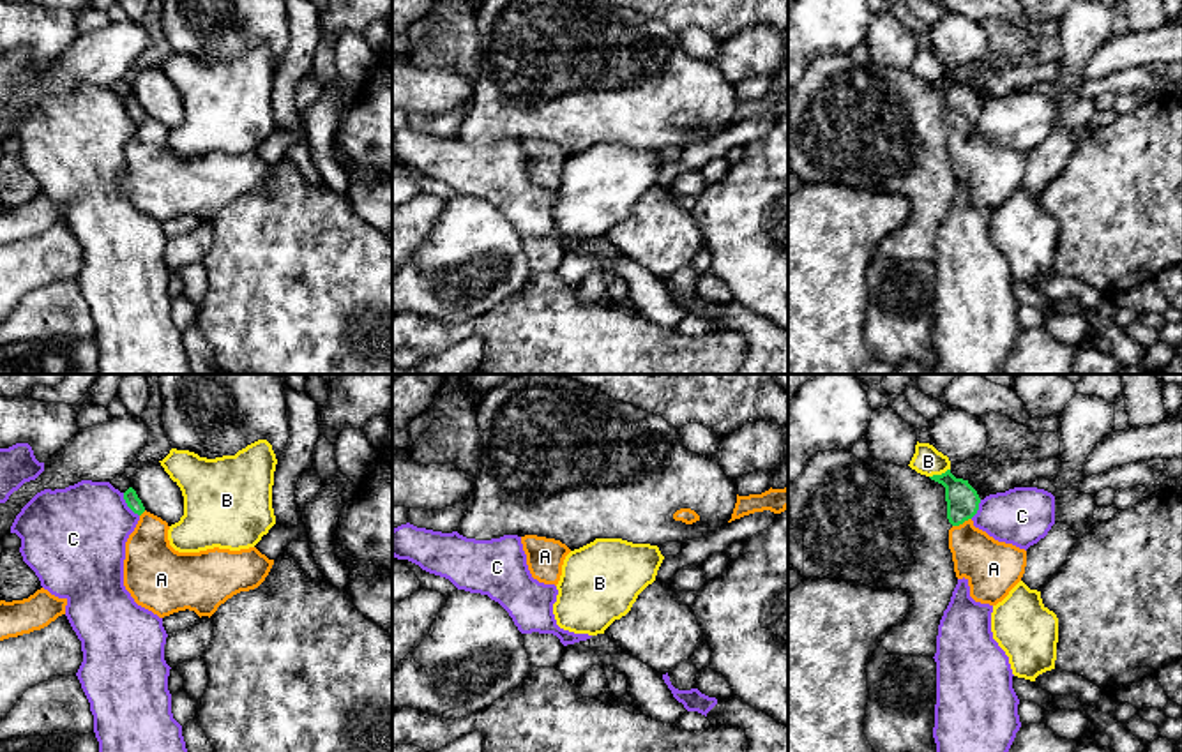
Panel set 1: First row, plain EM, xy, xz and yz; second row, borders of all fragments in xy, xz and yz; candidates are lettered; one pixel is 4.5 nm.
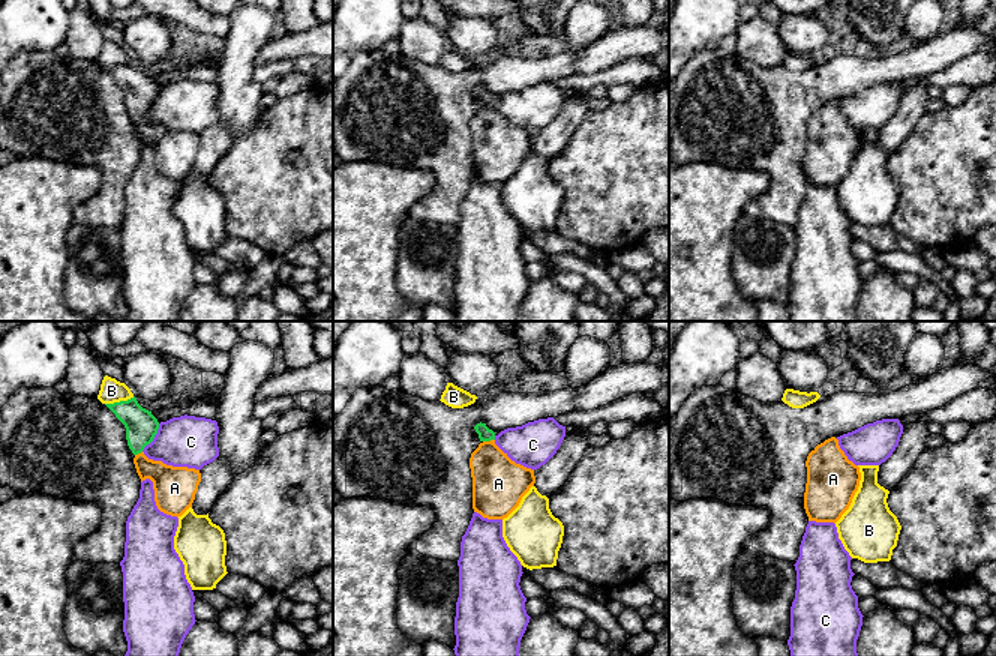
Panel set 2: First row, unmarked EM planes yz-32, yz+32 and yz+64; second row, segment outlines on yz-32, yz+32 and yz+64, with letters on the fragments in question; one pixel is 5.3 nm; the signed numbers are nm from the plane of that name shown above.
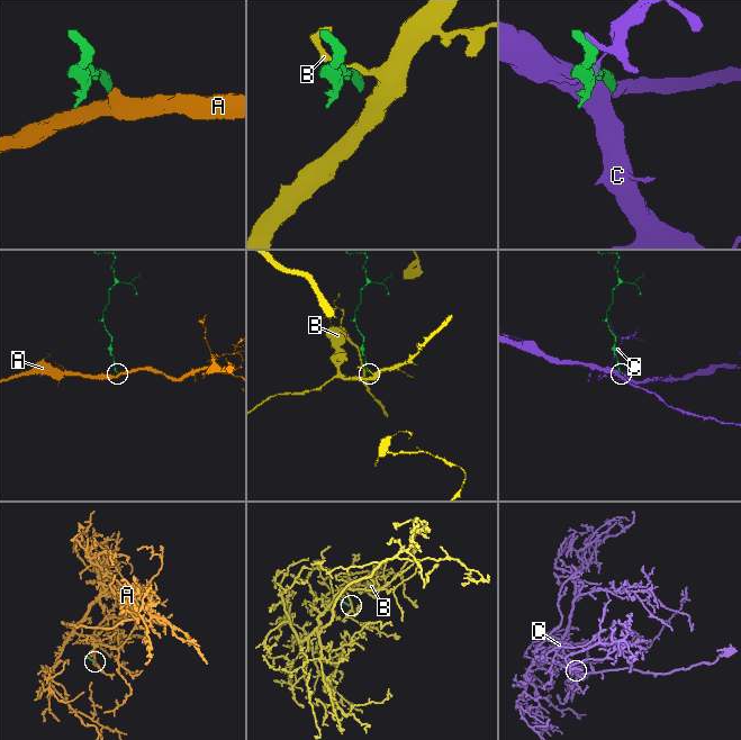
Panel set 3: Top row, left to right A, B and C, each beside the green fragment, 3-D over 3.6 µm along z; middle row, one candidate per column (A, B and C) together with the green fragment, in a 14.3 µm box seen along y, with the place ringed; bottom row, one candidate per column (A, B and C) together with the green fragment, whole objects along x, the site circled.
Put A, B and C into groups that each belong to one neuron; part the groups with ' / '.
A / B / C

